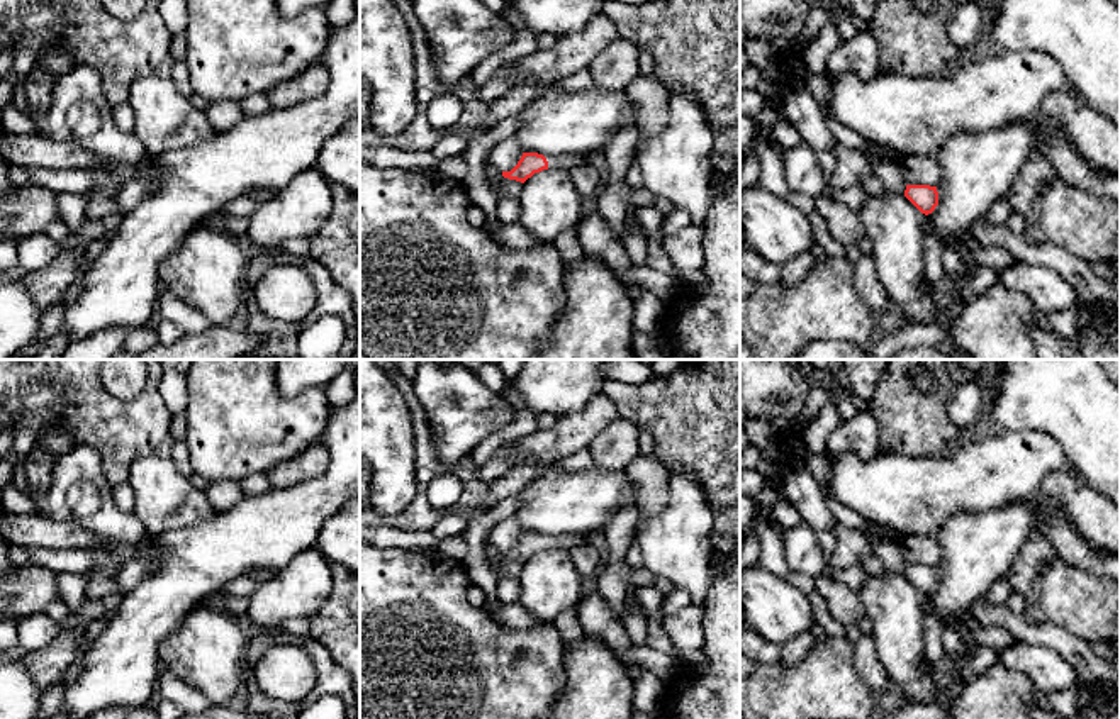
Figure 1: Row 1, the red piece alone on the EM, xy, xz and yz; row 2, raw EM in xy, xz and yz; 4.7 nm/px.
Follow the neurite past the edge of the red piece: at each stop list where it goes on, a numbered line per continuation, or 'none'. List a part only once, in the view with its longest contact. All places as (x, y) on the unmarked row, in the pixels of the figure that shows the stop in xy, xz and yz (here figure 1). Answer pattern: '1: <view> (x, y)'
1: xz (564, 541)

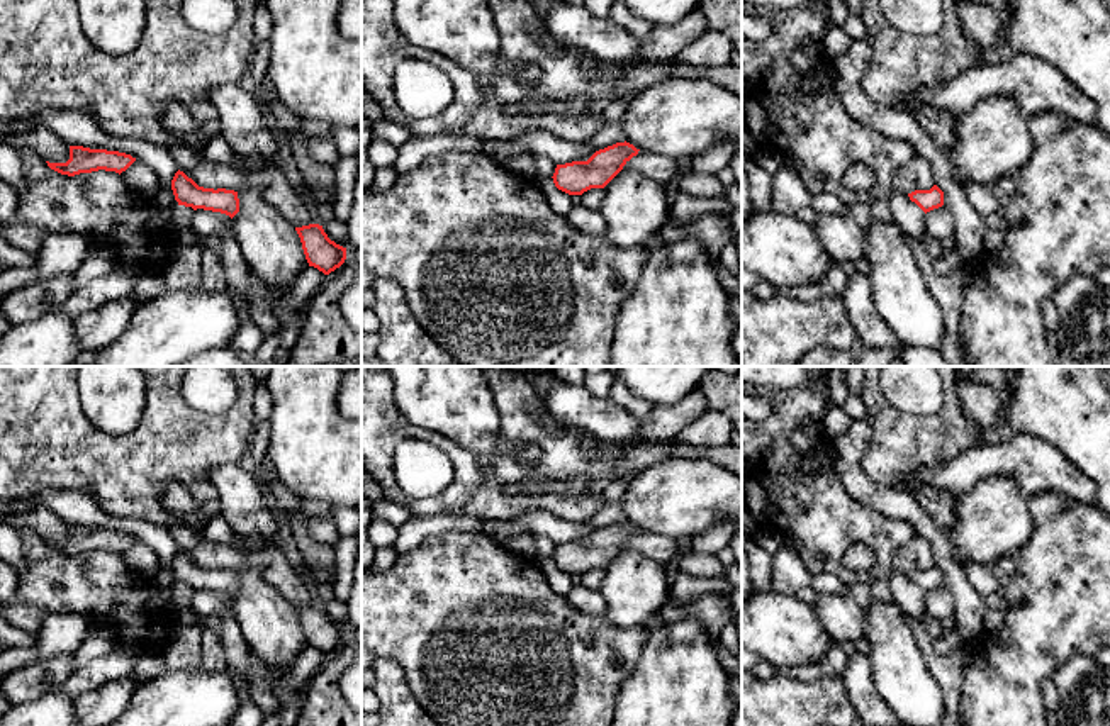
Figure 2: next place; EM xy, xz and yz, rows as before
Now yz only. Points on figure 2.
none

